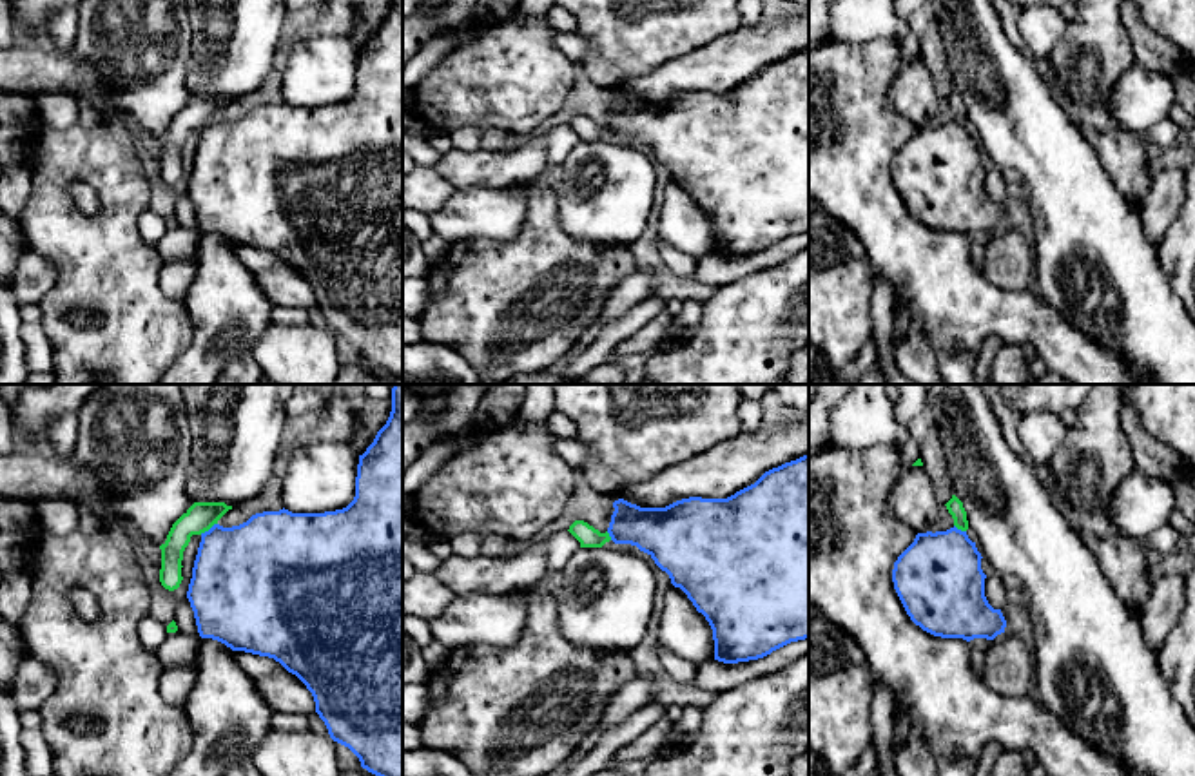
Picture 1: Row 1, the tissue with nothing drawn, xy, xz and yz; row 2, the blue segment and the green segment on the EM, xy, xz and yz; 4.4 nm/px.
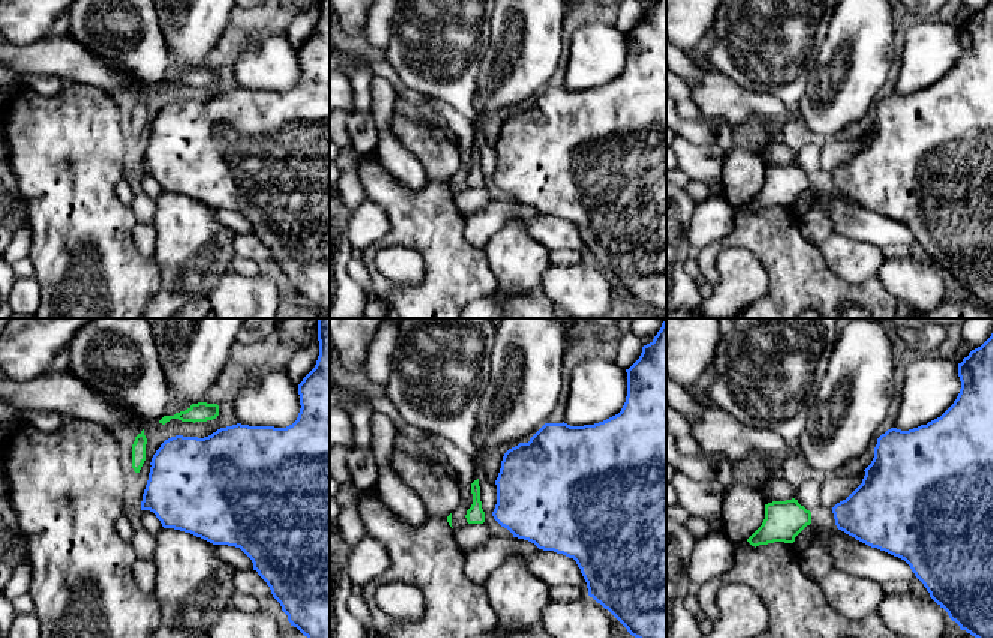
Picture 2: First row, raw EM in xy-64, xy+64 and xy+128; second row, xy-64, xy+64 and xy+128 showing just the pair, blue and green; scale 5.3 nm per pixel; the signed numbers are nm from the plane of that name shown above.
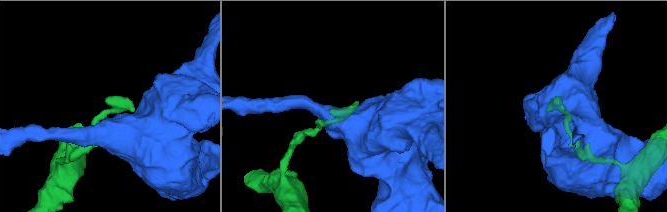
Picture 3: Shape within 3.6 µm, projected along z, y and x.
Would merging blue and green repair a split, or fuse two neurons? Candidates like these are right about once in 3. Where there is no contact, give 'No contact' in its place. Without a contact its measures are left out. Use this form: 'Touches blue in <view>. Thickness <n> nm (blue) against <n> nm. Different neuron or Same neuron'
Touches blue in xy. Thickness 440 nm (blue) against 140 nm. Different neuron

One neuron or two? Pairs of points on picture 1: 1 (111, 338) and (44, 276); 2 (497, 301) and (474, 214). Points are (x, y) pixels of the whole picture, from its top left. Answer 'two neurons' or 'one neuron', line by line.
1: two neurons
2: two neurons

